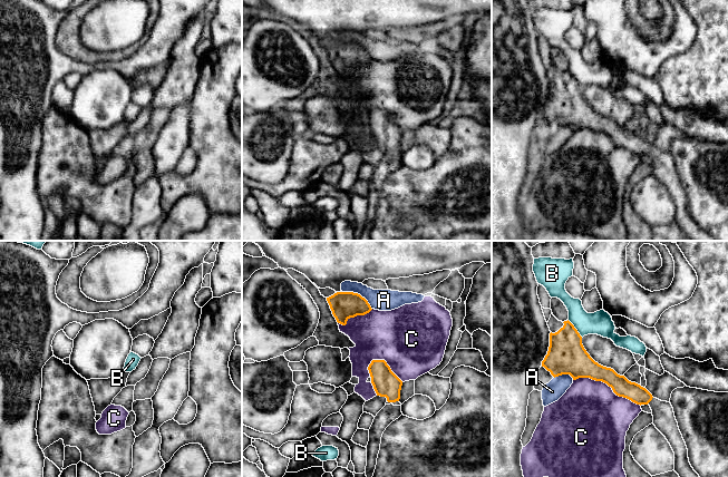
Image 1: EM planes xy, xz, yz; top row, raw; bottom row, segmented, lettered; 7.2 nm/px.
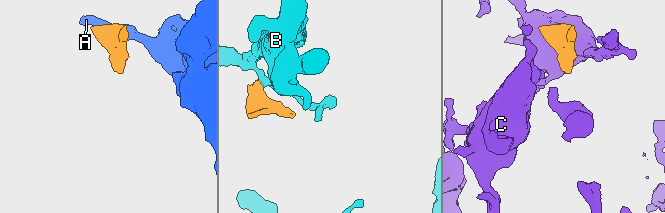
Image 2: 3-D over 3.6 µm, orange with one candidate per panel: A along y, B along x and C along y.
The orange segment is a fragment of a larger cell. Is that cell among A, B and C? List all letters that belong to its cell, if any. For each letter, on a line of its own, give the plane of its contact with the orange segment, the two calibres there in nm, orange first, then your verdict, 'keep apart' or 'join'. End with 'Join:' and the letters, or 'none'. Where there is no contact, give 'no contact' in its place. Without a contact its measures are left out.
A: xz | 190/160 nm | keep apart
B: yz | 280/170 nm | keep apart
C: yz | 190/460 nm | keep apart
Join: none

